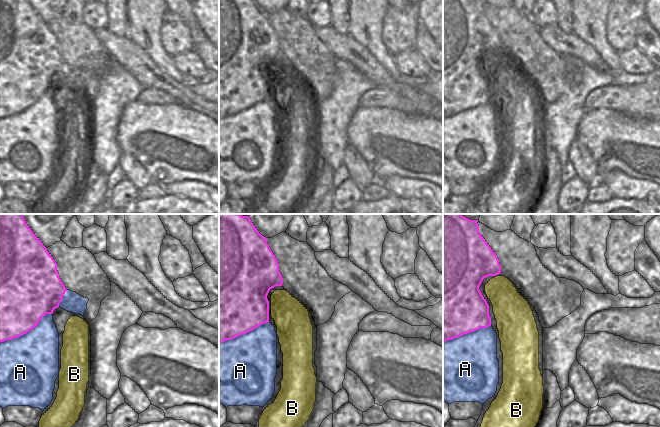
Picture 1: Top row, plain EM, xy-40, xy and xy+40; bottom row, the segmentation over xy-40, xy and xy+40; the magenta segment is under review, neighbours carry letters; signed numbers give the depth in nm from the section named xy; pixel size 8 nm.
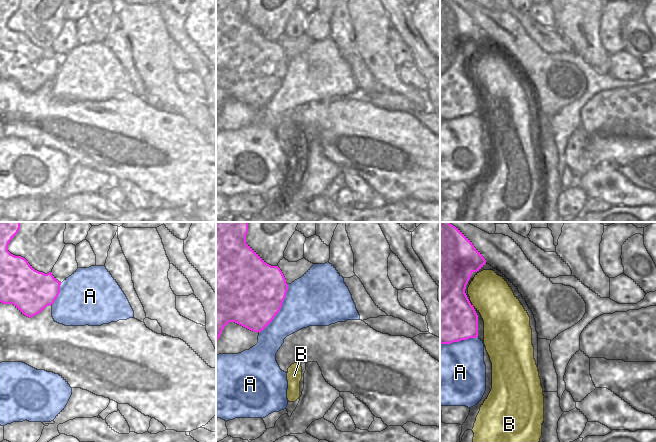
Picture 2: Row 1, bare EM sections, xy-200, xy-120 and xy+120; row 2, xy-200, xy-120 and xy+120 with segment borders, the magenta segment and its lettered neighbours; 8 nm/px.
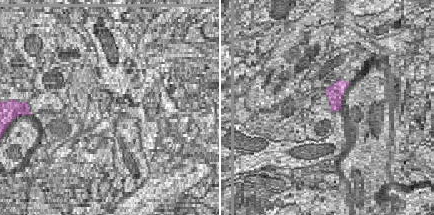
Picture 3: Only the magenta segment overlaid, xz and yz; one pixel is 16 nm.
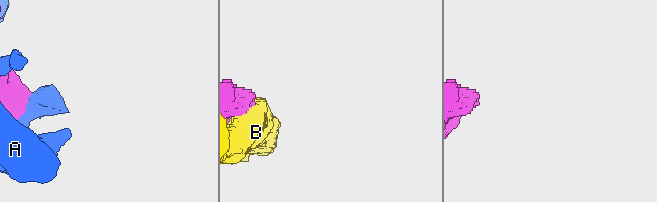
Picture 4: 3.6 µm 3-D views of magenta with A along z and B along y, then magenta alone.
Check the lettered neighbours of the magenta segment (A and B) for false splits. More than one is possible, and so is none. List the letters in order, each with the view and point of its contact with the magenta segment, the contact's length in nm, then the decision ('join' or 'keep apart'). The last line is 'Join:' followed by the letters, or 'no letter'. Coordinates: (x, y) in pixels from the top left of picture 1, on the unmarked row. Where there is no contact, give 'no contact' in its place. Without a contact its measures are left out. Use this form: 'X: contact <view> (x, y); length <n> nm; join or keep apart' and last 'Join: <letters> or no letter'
A: contact xy-40 (25, 109); length 480 nm; keep apart
B: no contact; join
Join: B

